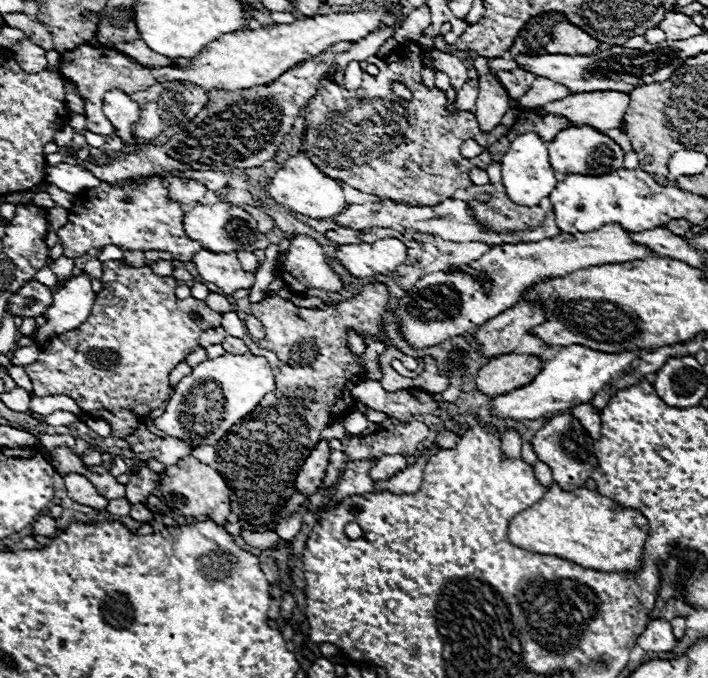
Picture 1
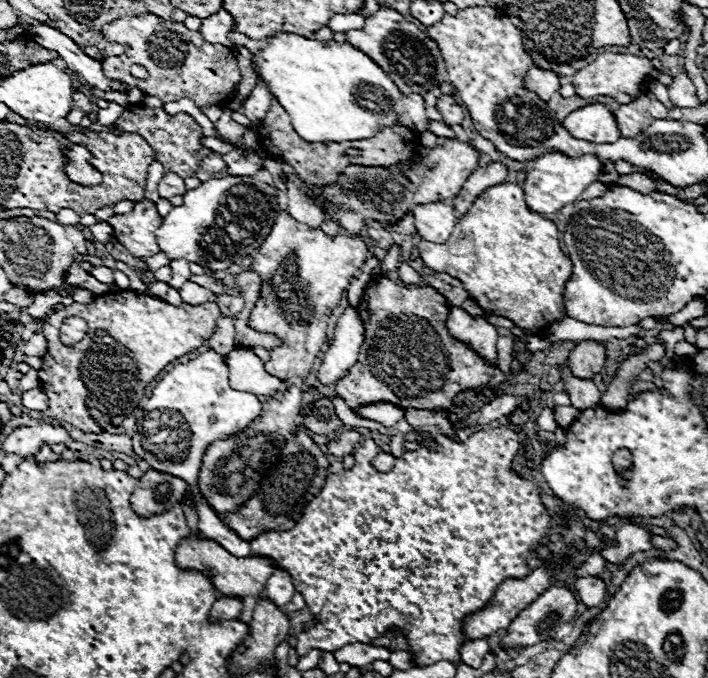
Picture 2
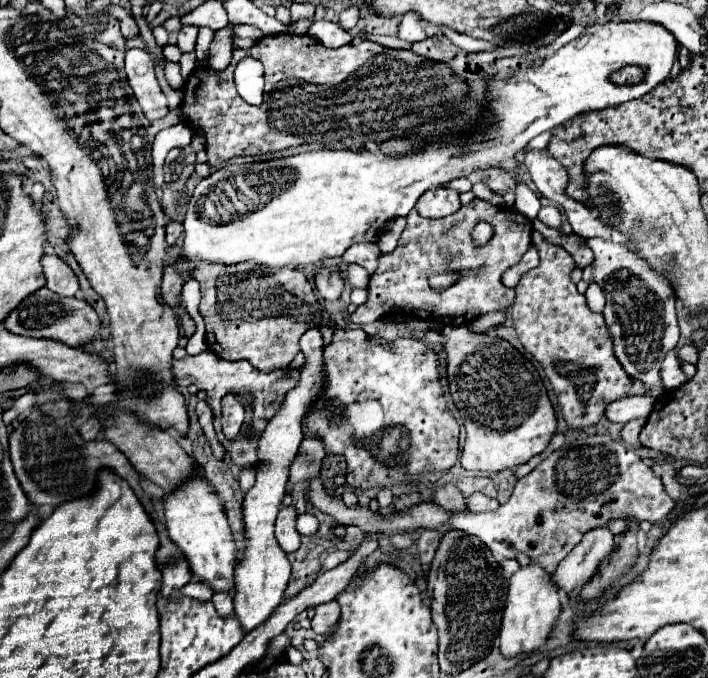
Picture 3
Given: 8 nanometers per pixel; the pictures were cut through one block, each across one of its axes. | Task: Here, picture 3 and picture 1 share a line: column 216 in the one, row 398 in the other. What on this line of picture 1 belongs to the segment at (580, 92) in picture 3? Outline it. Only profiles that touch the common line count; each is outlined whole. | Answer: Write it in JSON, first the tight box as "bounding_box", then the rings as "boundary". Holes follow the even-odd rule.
{"bounding_box":[154,352,276,440],"boundary":[[[250,352],[242,354],[242,356],[224,354],[220,358],[200,362],[192,370],[190,376],[184,376],[176,384],[176,388],[166,404],[164,414],[160,418],[154,418],[154,424],[158,430],[162,430],[166,436],[172,436],[178,440],[182,440],[182,436],[186,436],[186,428],[182,428],[182,424],[178,424],[178,408],[182,408],[182,396],[186,396],[186,392],[190,392],[190,388],[194,388],[194,384],[202,384],[202,380],[214,380],[214,384],[218,384],[218,388],[222,388],[222,396],[226,396],[226,416],[222,416],[222,424],[218,424],[218,432],[214,432],[214,436],[224,436],[226,432],[230,432],[230,428],[238,420],[242,420],[246,414],[250,414],[260,404],[260,400],[276,388],[272,368],[264,356],[254,356]]]}

